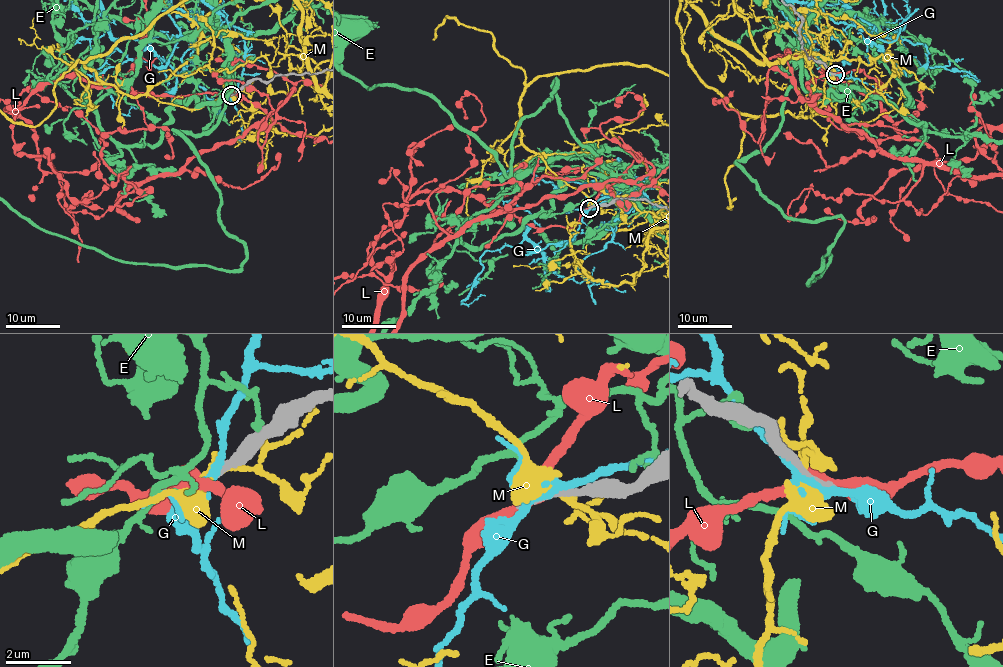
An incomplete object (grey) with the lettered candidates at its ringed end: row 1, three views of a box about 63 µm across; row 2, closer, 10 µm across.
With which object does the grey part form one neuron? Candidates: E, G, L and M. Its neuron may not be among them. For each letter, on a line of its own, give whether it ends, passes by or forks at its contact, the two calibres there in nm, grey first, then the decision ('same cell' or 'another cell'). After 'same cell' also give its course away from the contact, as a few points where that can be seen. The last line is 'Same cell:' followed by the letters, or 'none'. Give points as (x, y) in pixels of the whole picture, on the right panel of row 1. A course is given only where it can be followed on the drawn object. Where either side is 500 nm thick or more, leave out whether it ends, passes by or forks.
E: it ends; calibres 320 and 110 nm; another cell
G: it forks; calibres 360 and 190 nm; another cell
L: it passes by; calibres 320 and 480 nm; another cell
M: it forks; calibres 360 and 400 nm; another cell
Same cell: none

